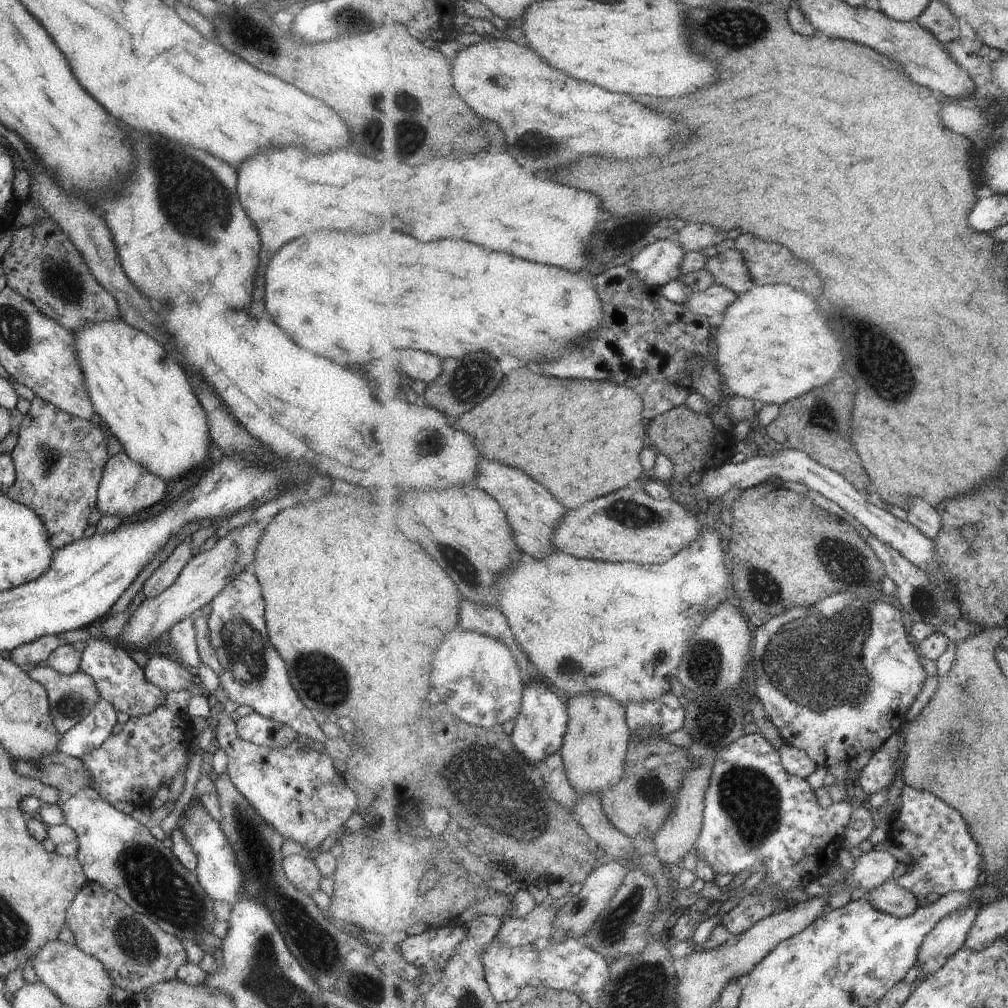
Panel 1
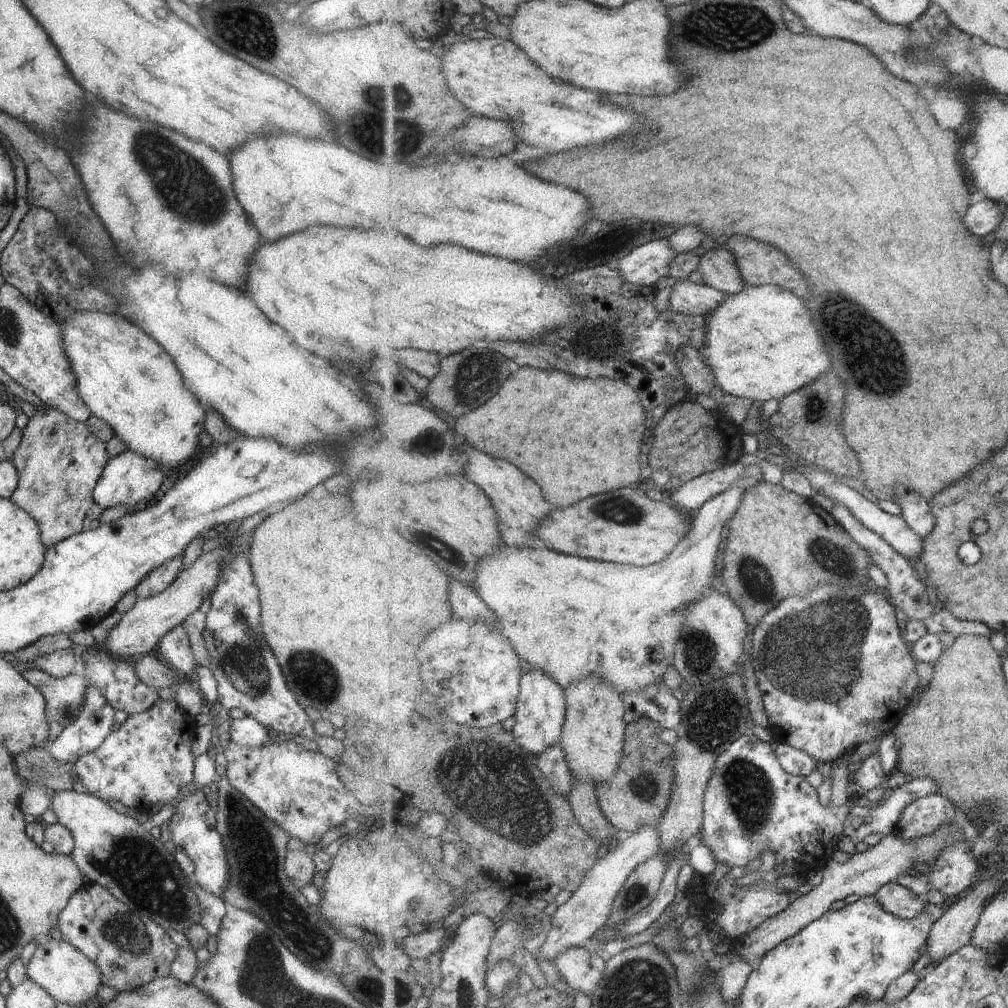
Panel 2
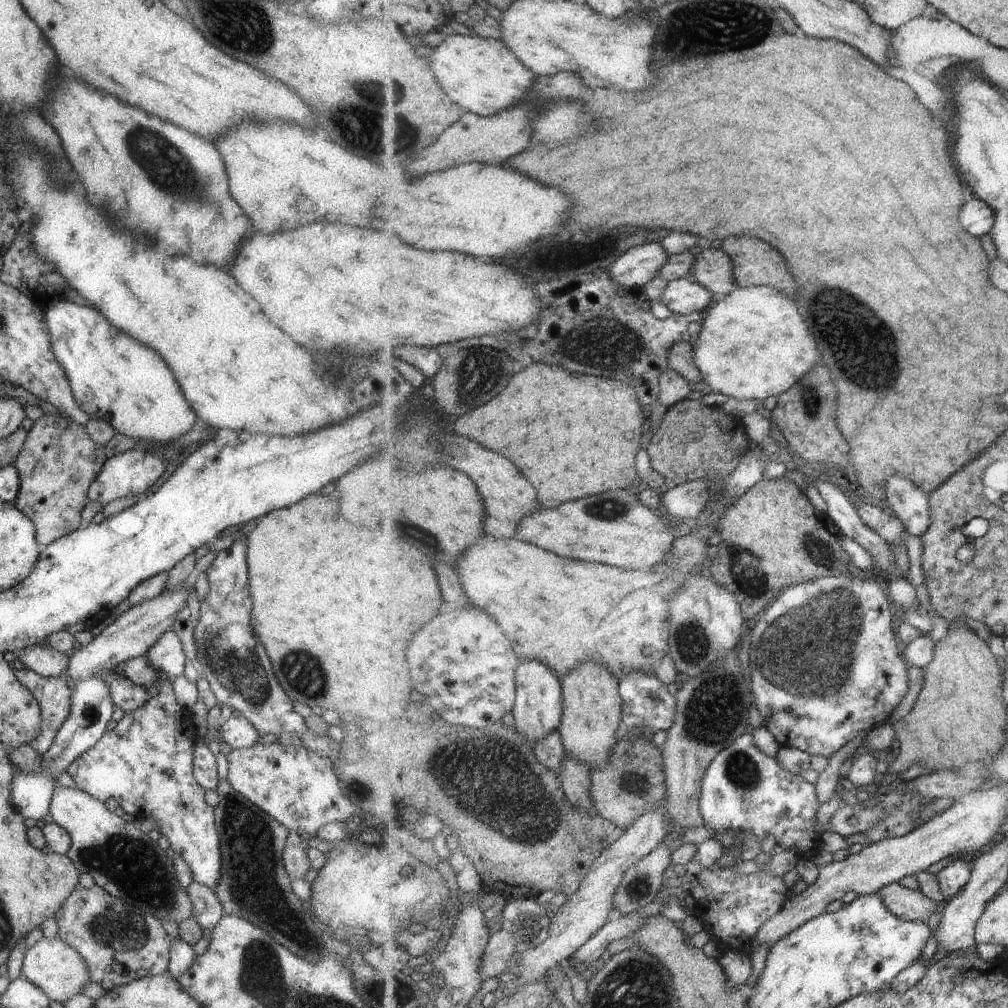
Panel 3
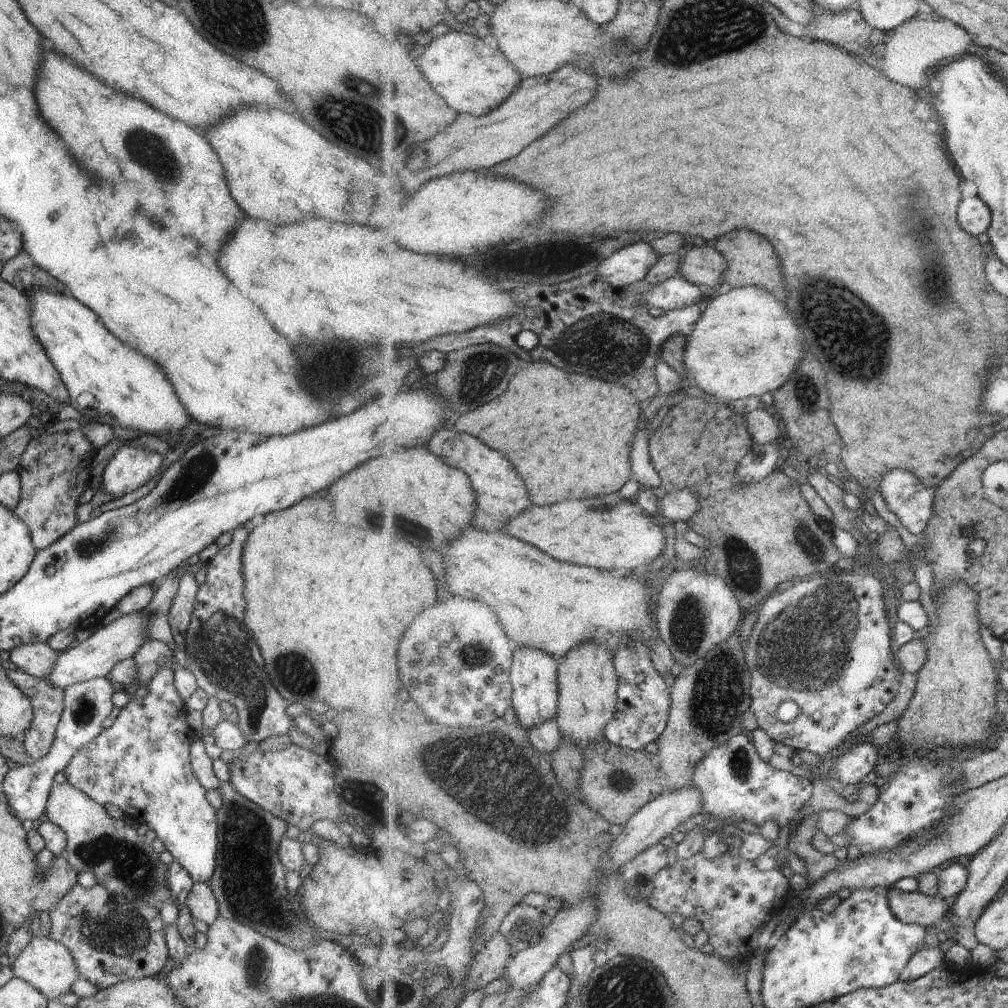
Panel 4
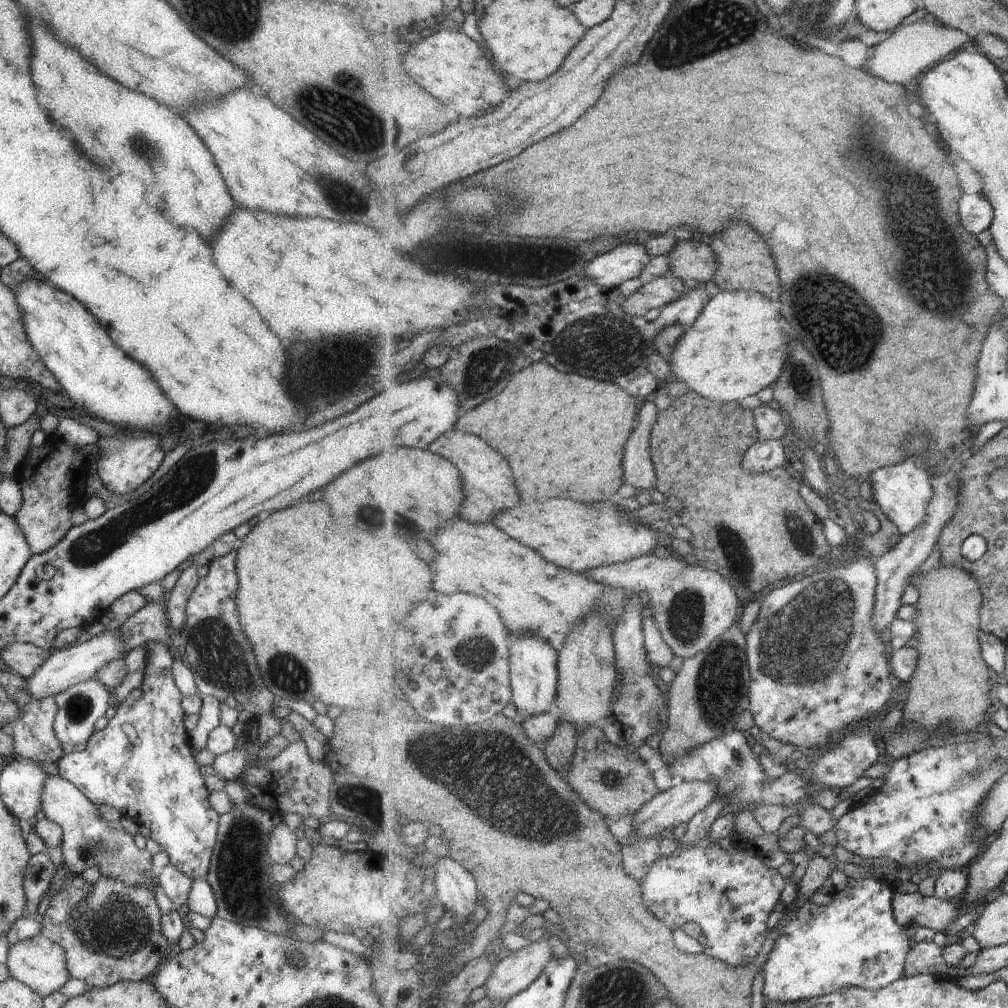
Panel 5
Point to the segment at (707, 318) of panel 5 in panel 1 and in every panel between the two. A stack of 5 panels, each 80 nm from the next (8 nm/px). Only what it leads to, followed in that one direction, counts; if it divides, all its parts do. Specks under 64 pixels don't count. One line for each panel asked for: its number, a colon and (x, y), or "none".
1: (772, 344)
2: (762, 345)
3: (754, 344)
4: (747, 344)

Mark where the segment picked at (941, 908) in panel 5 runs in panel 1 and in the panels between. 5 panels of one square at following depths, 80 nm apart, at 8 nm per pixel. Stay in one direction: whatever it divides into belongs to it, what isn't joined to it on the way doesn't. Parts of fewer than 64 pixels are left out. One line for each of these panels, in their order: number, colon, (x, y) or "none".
1: (891, 898)
2: (898, 900)
3: (910, 905)
4: (916, 907)

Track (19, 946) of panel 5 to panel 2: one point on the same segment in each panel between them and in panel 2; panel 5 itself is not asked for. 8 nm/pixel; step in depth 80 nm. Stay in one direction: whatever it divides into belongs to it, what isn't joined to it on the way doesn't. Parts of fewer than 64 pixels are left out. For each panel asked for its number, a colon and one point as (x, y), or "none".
2: (60, 969)
3: (50, 964)
4: (46, 964)

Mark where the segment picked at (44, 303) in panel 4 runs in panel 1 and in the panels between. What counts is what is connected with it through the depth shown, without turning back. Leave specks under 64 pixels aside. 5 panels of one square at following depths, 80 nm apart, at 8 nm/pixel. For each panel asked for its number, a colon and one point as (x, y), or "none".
1: (144, 397)
2: (123, 377)
3: (128, 386)

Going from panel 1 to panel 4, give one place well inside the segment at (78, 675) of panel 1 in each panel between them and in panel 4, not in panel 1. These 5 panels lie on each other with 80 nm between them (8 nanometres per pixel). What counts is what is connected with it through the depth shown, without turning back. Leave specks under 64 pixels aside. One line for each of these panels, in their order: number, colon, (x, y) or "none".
2: (63, 696)
3: (52, 693)
4: (46, 699)

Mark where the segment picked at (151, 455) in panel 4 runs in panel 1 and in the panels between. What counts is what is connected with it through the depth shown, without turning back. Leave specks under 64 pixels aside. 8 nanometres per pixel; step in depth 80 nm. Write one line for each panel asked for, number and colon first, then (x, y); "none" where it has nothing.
1: (125, 487)
2: (129, 479)
3: (131, 472)

